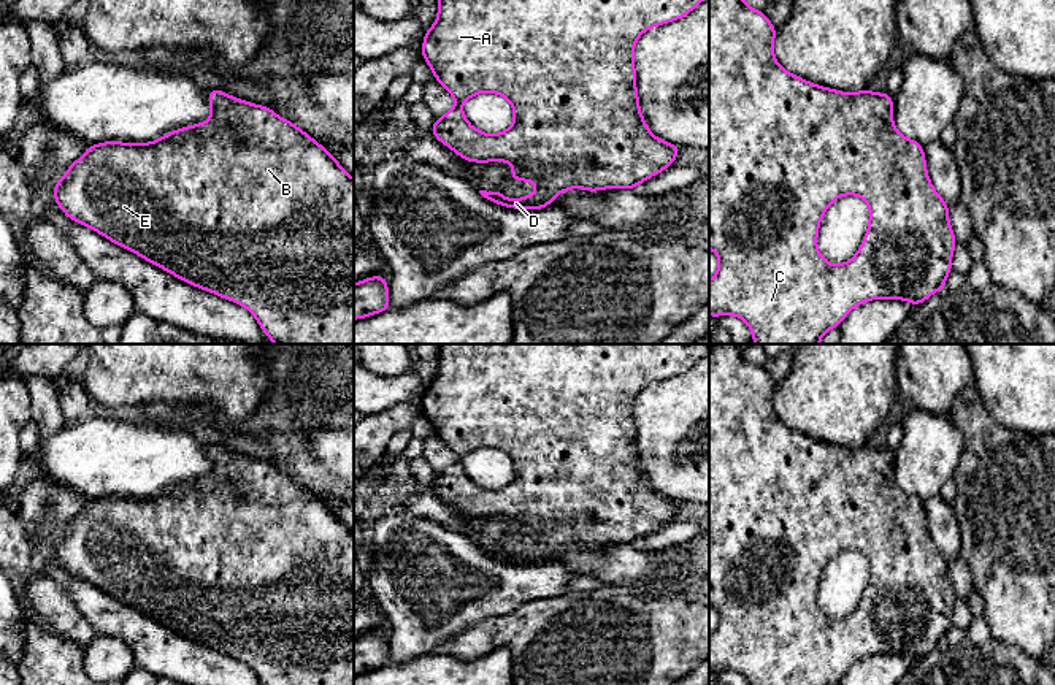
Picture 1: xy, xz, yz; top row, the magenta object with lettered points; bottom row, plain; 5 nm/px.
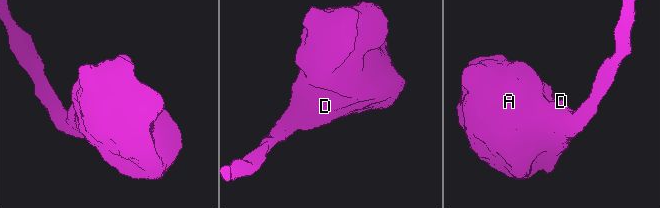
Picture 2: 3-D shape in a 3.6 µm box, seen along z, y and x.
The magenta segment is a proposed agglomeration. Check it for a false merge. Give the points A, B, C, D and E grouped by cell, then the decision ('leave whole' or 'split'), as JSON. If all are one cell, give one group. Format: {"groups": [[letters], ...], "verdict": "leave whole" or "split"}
{"groups": [["A", "B", "C", "D", "E"]], "verdict": "leave whole"}

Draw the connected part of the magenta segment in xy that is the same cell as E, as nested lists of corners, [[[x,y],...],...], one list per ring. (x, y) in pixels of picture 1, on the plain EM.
[[[221,444],[208,447],[211,474],[168,487],[152,498],[103,496],[90,499],[52,544],[63,569],[182,637],[246,663],[262,685],[354,685],[354,534],[338,515],[306,487],[271,463],[235,453]]]

